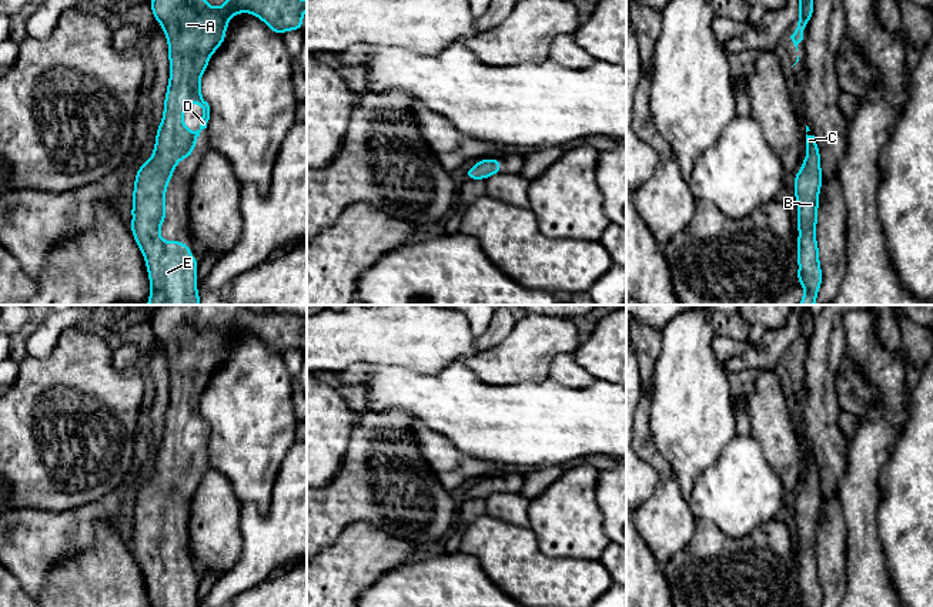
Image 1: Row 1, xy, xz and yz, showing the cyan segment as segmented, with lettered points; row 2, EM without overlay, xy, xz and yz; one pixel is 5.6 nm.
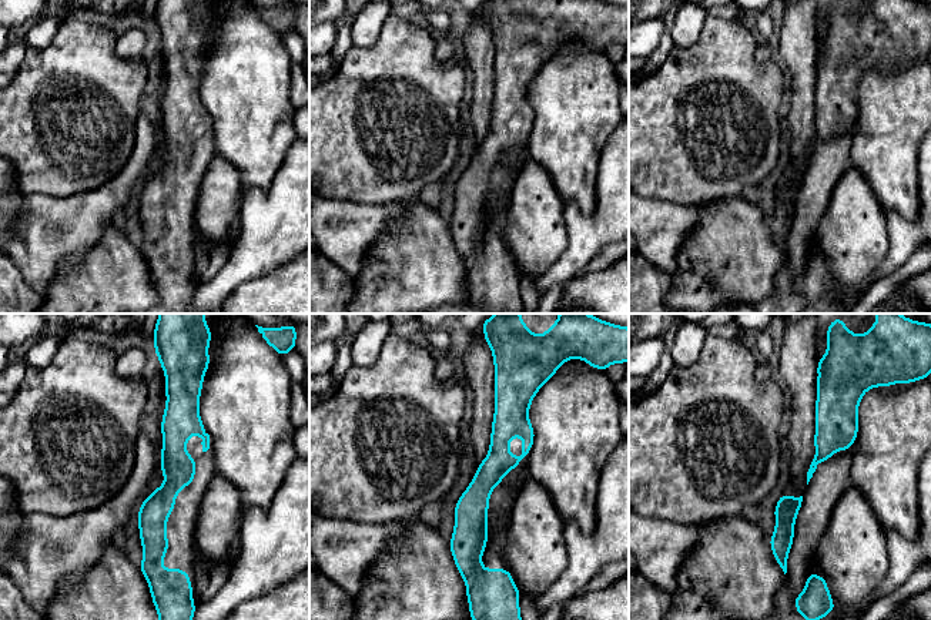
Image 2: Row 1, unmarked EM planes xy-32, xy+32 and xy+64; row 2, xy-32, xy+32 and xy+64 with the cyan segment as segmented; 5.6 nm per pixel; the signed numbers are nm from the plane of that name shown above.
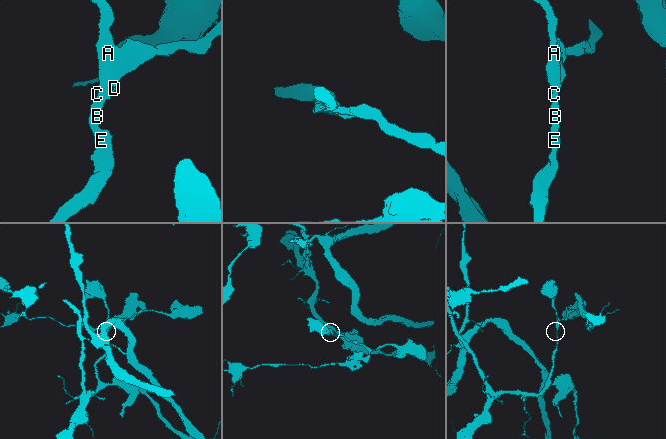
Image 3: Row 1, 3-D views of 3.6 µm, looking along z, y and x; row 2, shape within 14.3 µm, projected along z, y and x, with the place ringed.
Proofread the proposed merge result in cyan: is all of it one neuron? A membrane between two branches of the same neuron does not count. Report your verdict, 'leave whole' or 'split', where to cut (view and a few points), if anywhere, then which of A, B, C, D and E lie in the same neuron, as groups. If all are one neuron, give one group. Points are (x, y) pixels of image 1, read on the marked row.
leave whole | no cut | A B C D E

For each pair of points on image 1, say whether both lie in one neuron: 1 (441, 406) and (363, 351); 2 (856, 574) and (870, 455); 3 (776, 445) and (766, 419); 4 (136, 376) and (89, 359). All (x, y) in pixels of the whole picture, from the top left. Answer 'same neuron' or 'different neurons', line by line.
1: different neurons
2: same neuron
3: same neuron
4: same neuron

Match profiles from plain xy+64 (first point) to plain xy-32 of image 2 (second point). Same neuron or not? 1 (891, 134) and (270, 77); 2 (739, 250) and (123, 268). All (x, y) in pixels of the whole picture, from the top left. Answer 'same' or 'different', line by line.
1: same
2: same

